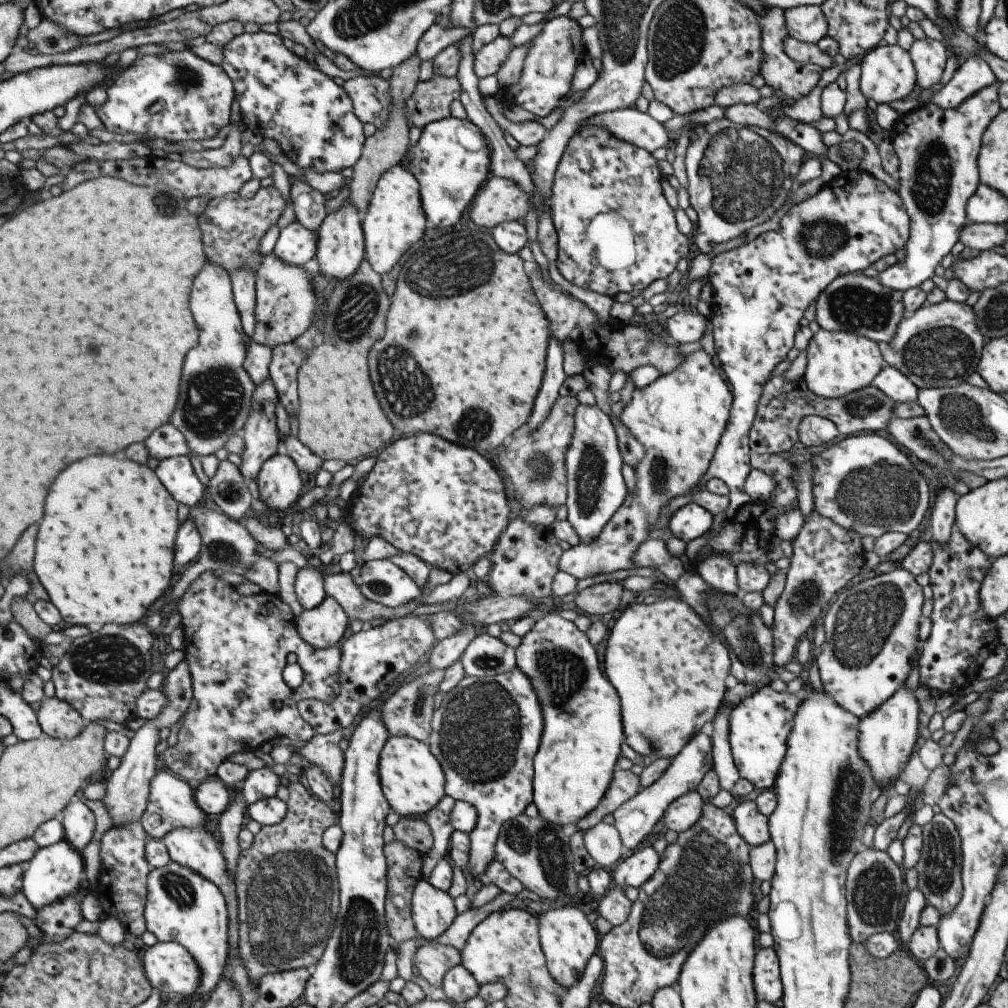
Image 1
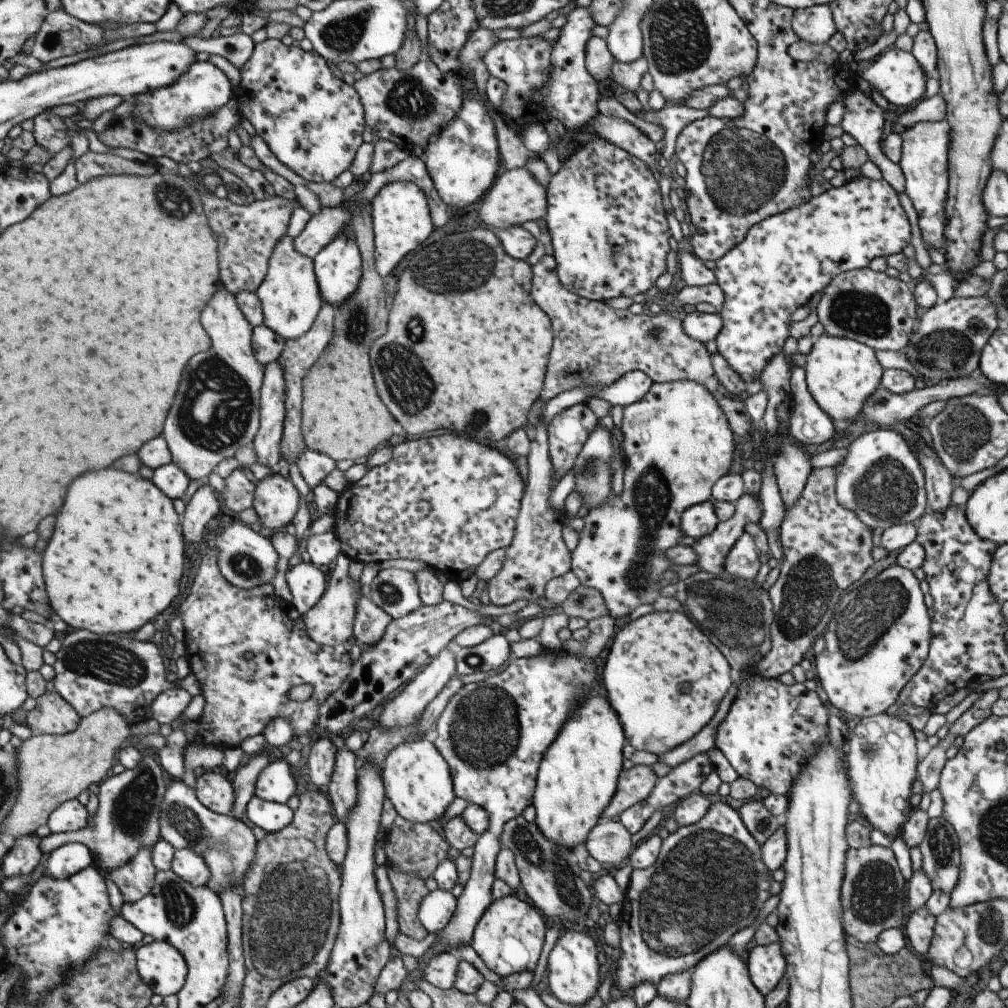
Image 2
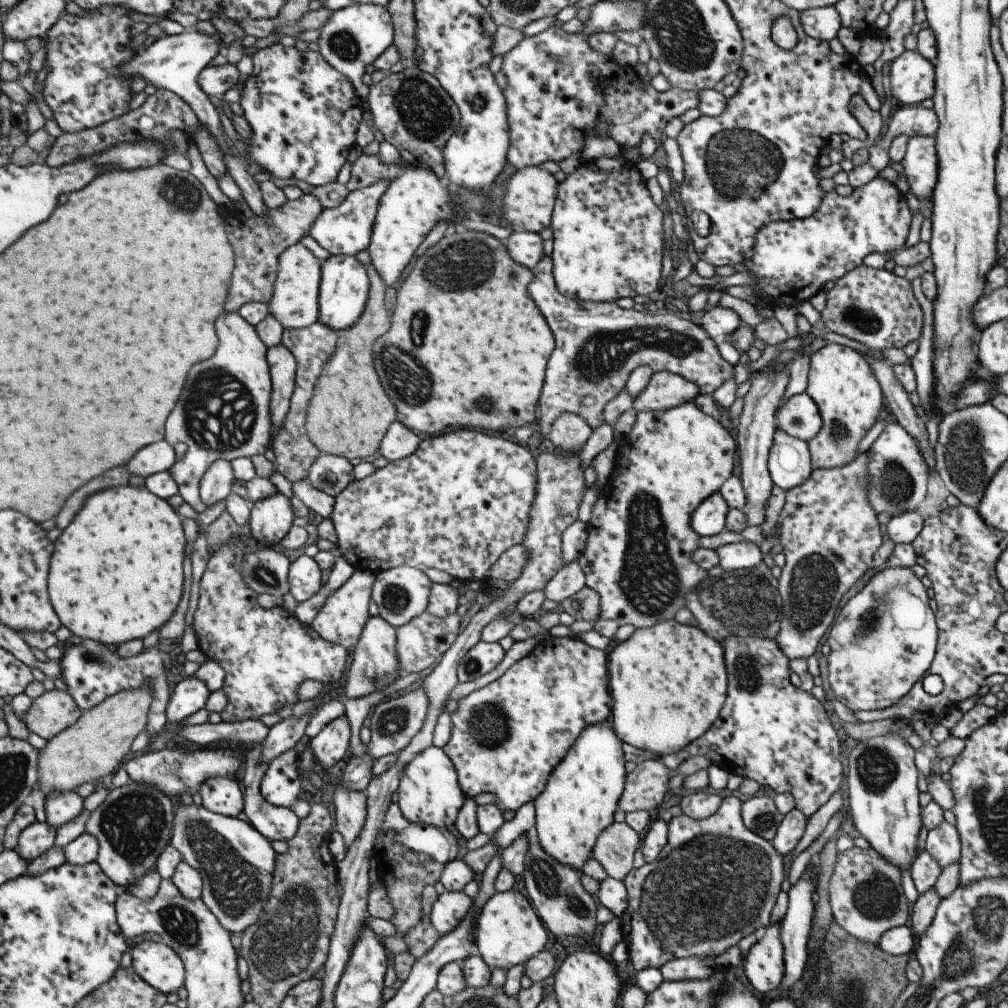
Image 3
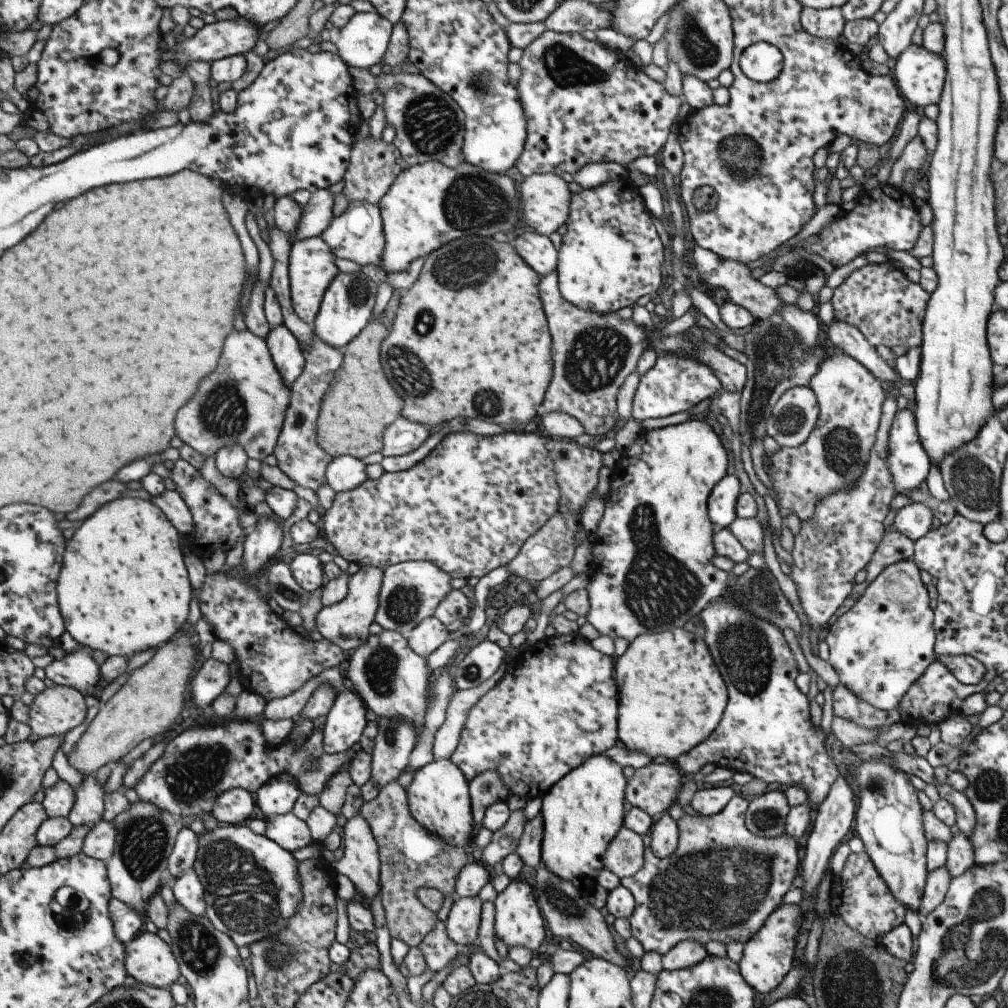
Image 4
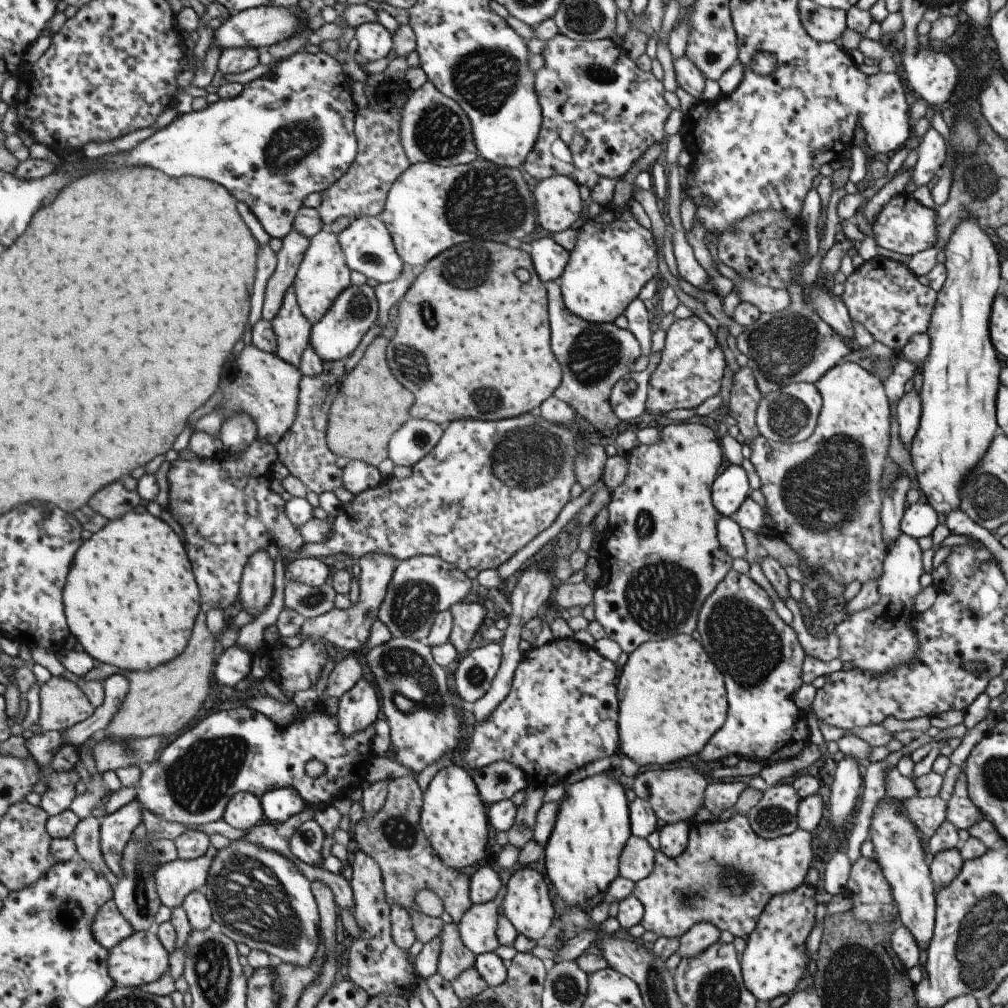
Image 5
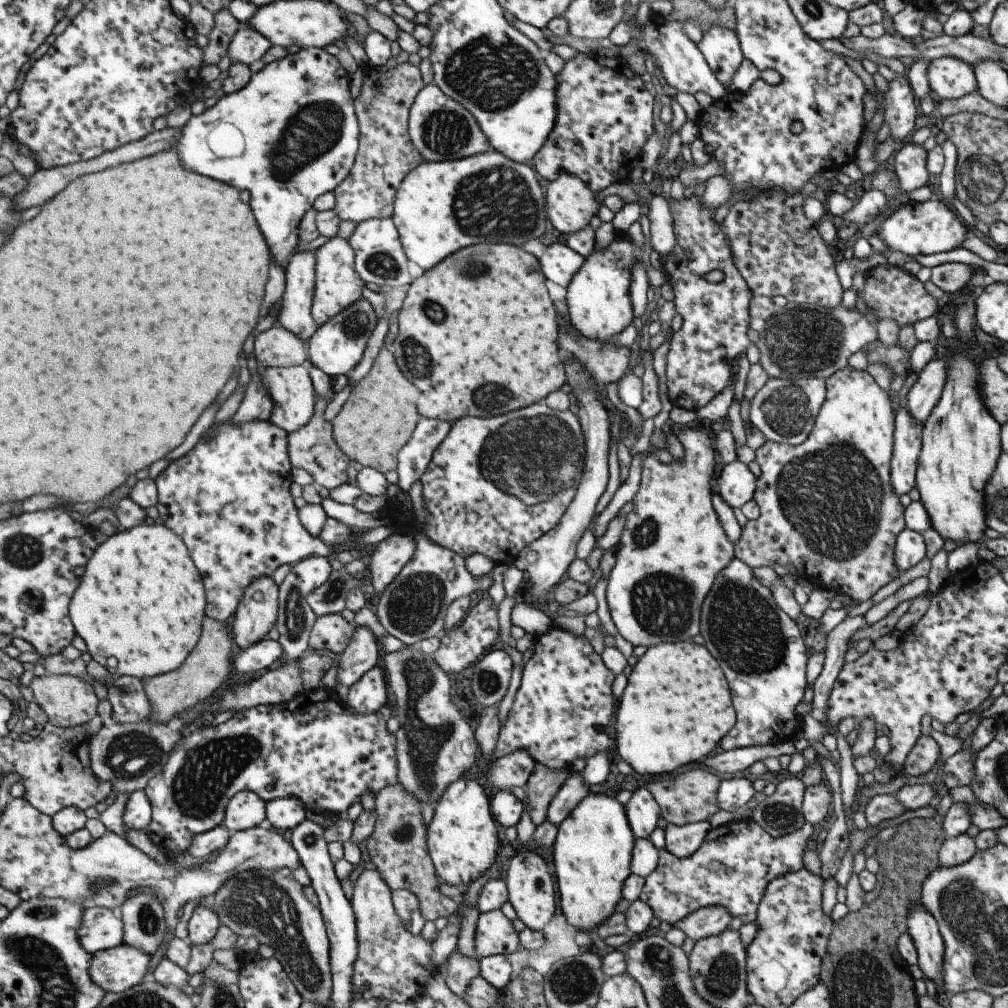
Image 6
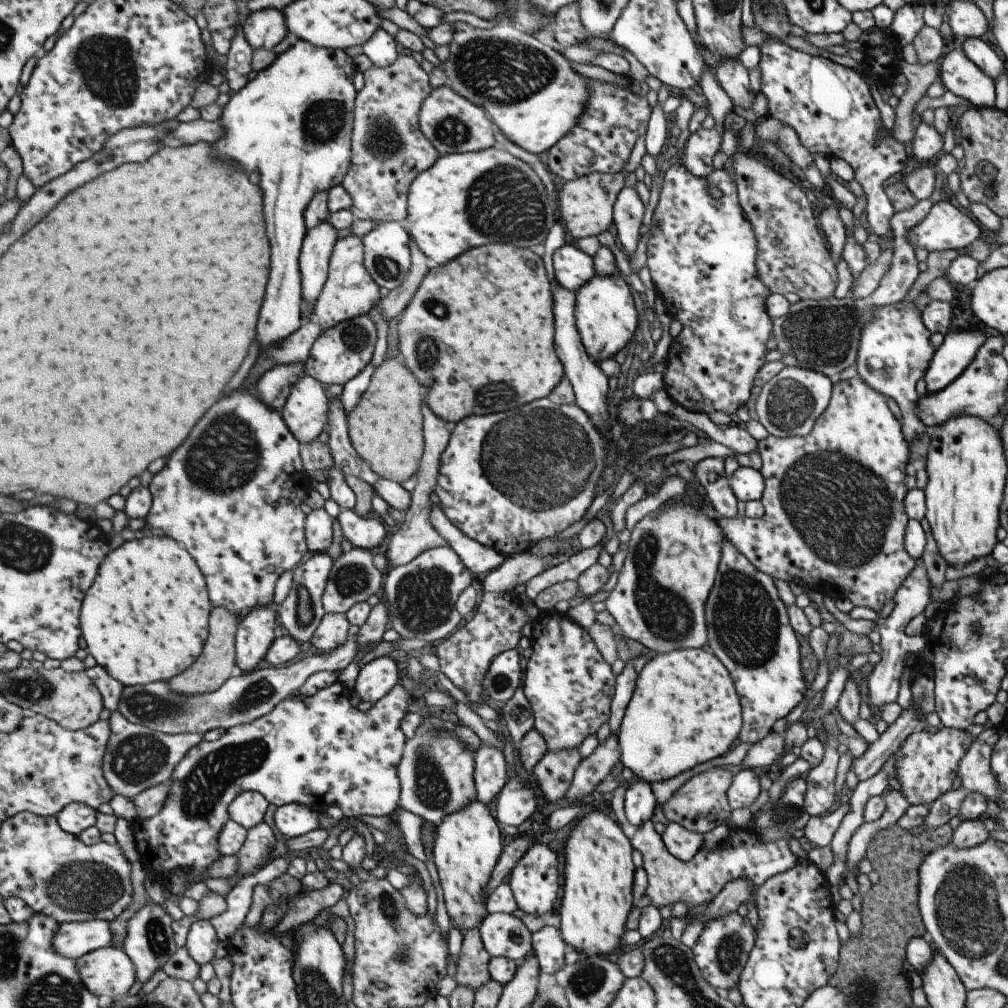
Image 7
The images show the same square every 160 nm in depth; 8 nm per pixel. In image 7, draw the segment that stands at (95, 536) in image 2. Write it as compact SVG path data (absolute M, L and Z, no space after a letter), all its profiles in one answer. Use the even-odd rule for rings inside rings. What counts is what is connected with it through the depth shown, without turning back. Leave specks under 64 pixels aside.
M143 536L129 542L124 541L117 548L110 548L109 552L105 554L105 558L101 560L93 584L85 592L79 608L79 628L83 640L85 640L88 654L91 654L96 664L105 670L111 678L117 680L118 683L123 686L133 686L153 681L167 681L169 678L181 674L185 668L189 668L193 664L193 660L199 656L207 636L207 616L209 616L212 606L209 604L205 581L200 568L197 568L195 561L186 550L167 536Z

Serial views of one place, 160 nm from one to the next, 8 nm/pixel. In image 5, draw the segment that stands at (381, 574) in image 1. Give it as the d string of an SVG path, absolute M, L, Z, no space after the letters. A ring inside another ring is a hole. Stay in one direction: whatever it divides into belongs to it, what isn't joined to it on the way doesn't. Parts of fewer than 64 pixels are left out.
M421 555L407 558L397 562L395 568L393 568L391 580L387 584L387 591L377 610L377 619L387 627L391 637L404 637L423 642L425 636L429 634L433 618L439 612L448 610L449 606L462 602L463 598L467 596L469 588L471 588L469 578L463 572L459 572L453 564L447 564L447 562L441 561L441 558L437 558L437 556Z

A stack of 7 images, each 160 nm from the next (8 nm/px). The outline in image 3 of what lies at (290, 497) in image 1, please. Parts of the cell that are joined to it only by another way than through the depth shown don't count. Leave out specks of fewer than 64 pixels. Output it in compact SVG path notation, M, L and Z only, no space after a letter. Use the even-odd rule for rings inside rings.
M279 492L250 504L249 533L257 545L278 545L294 519L289 498Z

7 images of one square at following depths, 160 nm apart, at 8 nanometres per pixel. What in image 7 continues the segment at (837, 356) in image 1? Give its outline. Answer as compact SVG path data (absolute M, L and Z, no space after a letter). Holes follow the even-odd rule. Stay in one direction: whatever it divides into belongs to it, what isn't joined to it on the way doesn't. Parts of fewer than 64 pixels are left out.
M857 376L831 384L831 397L829 403L821 415L815 420L811 432L807 436L785 436L785 438L775 438L768 434L767 438L756 442L756 450L761 460L761 469L758 474L763 478L763 493L761 494L761 505L763 506L763 515L757 519L723 518L717 516L717 525L721 532L733 548L745 556L745 559L753 568L759 572L767 574L771 579L783 580L796 583L799 587L807 587L813 590L820 589L823 583L833 588L833 592L839 592L837 596L847 599L853 607L866 607L871 612L880 612L885 606L887 600L891 600L894 593L900 588L907 576L914 568L914 560L905 552L903 546L904 531L908 522L908 517L904 510L904 497L908 492L903 484L905 480L905 468L909 462L907 444L903 440L900 432L900 424L885 402L885 396L873 391L868 385L865 385Z

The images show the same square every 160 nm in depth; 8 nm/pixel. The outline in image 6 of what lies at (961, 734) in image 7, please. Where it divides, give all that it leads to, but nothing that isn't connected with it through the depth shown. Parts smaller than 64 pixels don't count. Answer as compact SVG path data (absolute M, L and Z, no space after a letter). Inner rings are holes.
M919 736L903 762L901 773L921 776L933 768L940 757L939 746L931 736Z

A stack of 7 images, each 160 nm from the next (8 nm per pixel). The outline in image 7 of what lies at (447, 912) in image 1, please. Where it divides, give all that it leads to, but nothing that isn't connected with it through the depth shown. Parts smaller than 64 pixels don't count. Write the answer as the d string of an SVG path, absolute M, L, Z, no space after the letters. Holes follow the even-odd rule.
M507 913L486 914L478 927L479 939L489 957L522 958L531 950L527 928Z

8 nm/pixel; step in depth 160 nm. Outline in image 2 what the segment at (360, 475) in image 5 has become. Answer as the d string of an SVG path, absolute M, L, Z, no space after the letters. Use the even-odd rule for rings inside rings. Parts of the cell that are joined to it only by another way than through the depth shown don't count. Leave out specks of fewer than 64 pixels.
M305 449L297 458L296 465L307 486L321 485L323 478L336 468L336 461L323 453Z

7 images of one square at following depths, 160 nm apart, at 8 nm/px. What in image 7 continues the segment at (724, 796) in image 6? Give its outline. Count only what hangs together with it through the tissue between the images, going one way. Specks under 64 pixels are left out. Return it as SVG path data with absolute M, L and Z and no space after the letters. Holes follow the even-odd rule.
M746 769L732 776L731 784L726 791L726 798L732 810L751 806L759 793L758 777L751 769Z

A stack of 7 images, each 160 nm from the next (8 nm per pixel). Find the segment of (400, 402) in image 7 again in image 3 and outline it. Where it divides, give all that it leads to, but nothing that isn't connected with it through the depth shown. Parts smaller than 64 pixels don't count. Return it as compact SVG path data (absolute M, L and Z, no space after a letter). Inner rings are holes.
M371 264L364 269L369 288L363 313L354 326L336 332L333 355L321 368L305 410L304 428L309 442L319 453L342 457L347 461L353 458L366 461L375 457L381 438L395 421L395 408L385 396L371 360L371 344L389 328L390 320L383 305L386 287Z

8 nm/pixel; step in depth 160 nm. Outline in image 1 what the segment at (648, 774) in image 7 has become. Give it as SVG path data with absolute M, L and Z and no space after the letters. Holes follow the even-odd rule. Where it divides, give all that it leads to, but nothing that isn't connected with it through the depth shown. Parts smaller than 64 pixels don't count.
M659 597L652 604L634 604L624 610L615 620L609 638L607 639L605 653L603 653L603 672L609 684L615 688L619 702L621 702L621 724L623 724L623 742L629 745L637 754L653 759L666 758L671 760L683 748L691 737L706 729L712 721L724 699L724 692L730 682L730 660L728 650L721 639L711 630L679 597L676 599L663 599Z

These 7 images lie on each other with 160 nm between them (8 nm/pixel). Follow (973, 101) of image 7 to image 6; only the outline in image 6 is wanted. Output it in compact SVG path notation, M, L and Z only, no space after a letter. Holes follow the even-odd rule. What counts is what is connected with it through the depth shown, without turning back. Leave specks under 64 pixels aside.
M942 57L927 63L925 78L936 101L957 100L976 90L972 66L952 57Z

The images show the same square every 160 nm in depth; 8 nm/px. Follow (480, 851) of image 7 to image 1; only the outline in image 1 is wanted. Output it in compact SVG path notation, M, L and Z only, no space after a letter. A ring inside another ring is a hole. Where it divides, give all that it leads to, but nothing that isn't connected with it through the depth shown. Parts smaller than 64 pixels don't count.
M406 736L385 741L380 750L378 777L387 804L401 817L423 817L445 795L441 765L426 744Z

